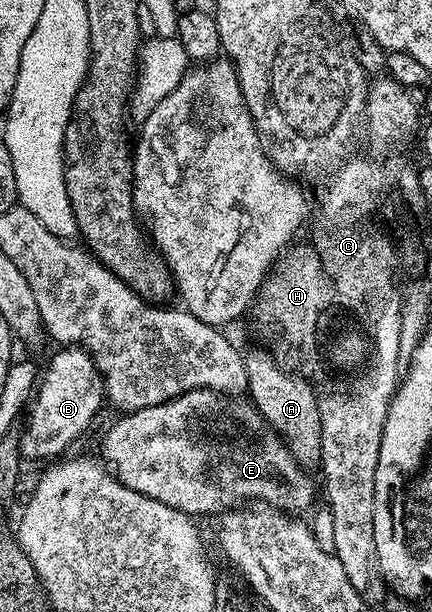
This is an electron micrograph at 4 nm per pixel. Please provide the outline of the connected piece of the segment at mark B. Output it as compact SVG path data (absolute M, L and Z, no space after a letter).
M67 345L58 351L54 363L41 375L28 410L30 423L24 426L22 436L22 452L27 459L52 460L65 455L65 450L90 429L92 420L104 406L104 379L89 351L77 345Z

